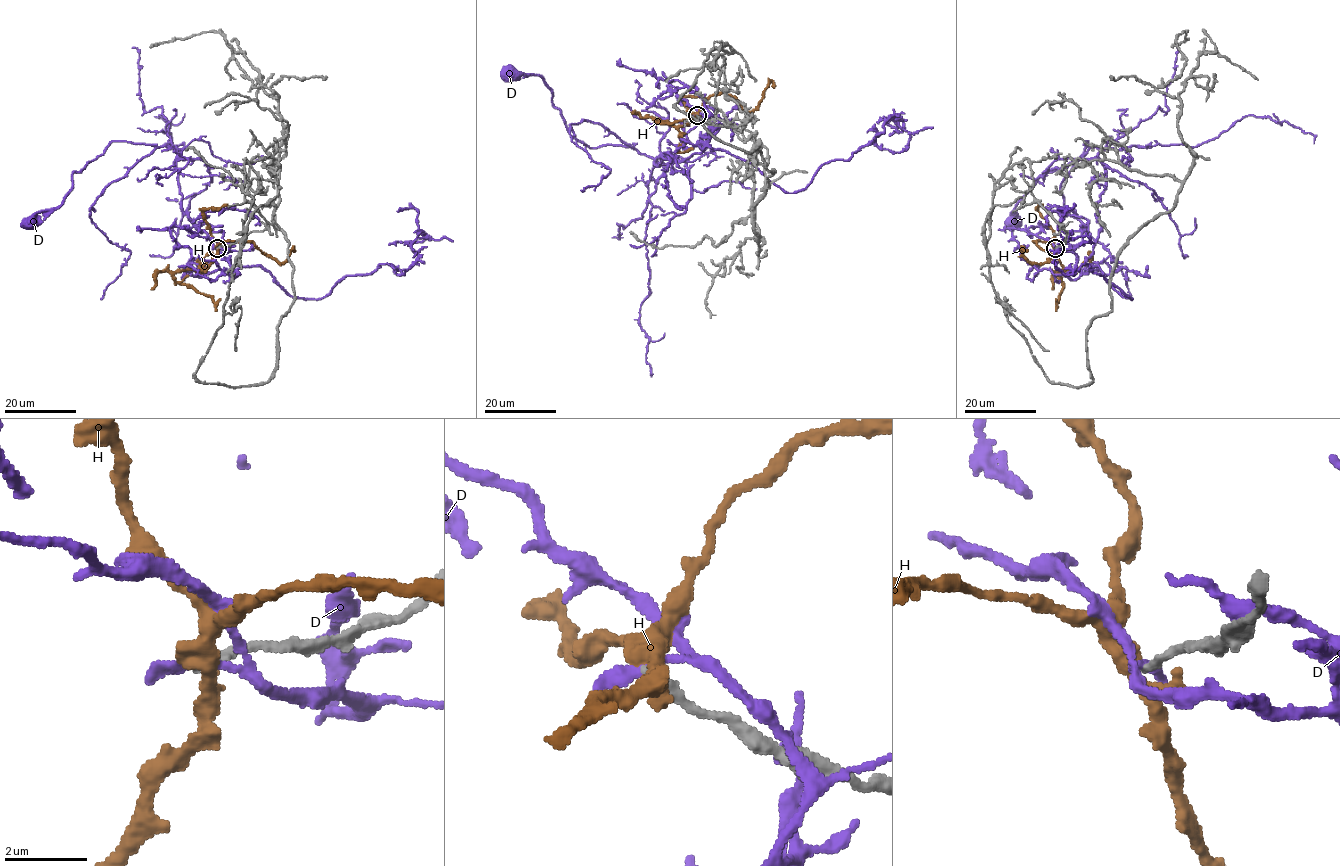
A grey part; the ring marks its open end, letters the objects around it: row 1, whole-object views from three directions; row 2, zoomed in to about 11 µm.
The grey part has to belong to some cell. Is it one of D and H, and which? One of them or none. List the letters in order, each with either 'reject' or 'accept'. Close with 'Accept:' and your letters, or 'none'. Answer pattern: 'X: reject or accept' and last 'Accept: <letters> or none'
D: reject
H: reject
Accept: none

